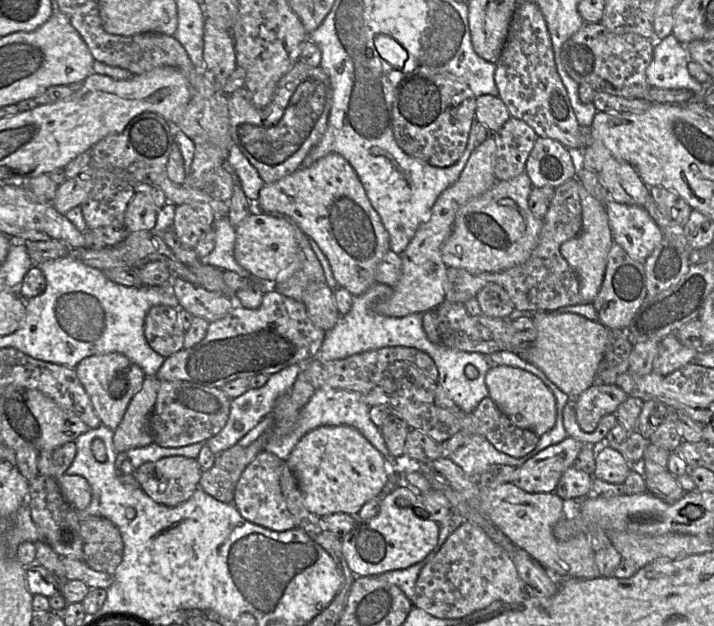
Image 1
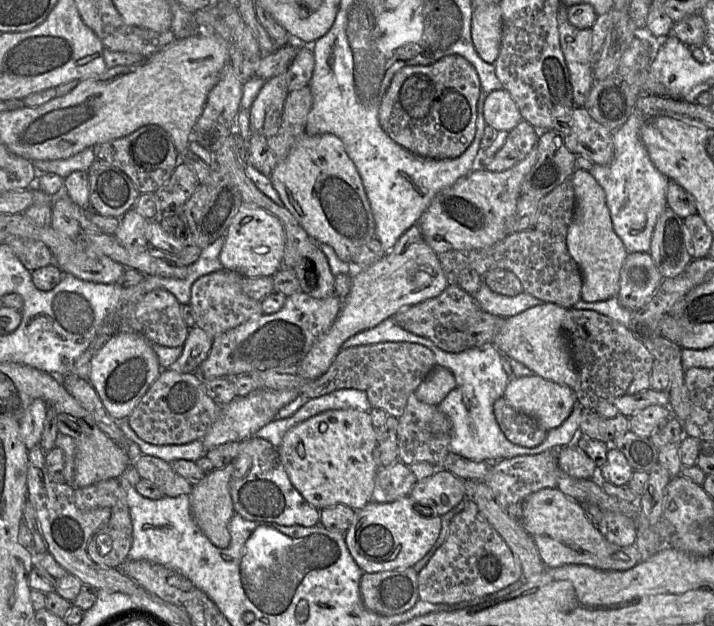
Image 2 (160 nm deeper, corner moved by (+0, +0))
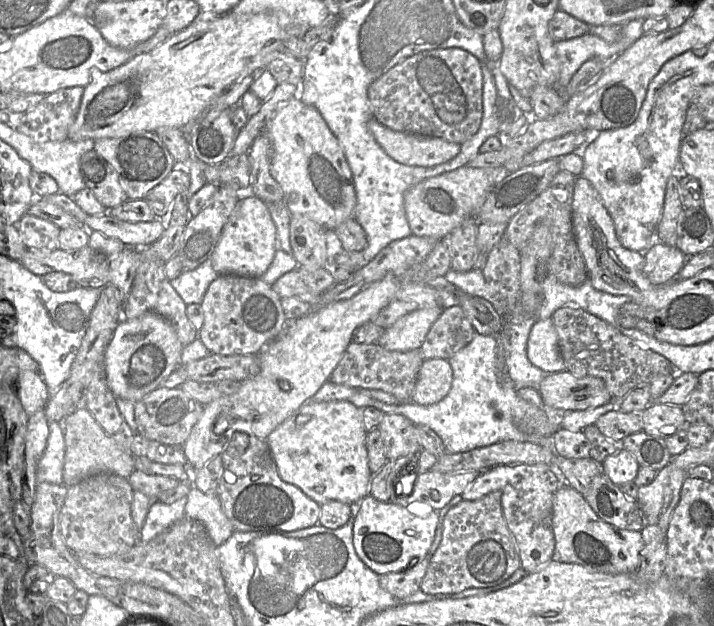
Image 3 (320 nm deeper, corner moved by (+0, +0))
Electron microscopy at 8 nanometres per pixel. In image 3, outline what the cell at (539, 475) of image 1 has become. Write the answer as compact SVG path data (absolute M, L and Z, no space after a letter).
M553 462L548 465L503 464L479 473L462 493L462 497L464 500L478 500L493 491L501 491L503 515L516 540L521 567L530 574L553 560L553 499L556 491L564 484L563 474Z

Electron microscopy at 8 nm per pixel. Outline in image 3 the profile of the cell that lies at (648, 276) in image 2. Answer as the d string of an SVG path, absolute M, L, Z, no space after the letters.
M656 240L645 252L644 273L654 285L678 279L678 274L688 258L677 246Z

